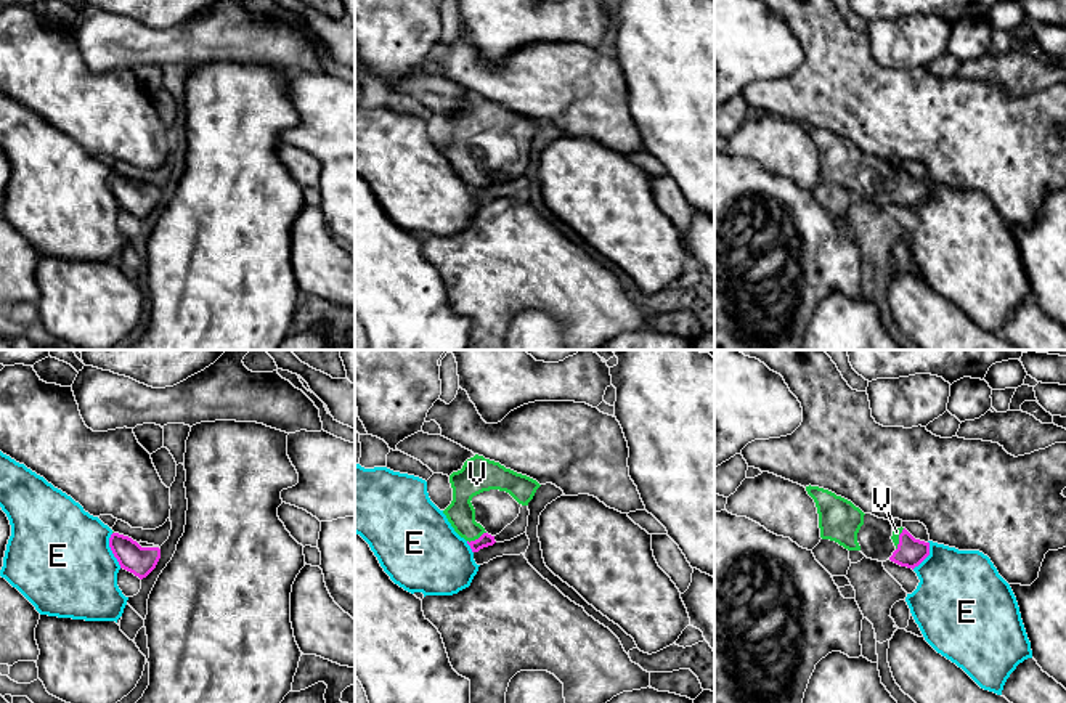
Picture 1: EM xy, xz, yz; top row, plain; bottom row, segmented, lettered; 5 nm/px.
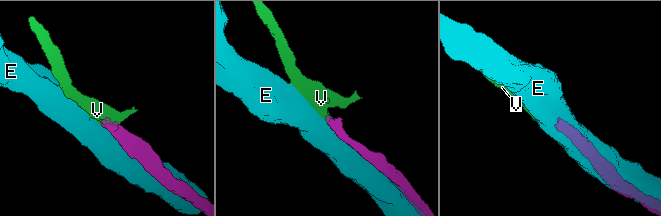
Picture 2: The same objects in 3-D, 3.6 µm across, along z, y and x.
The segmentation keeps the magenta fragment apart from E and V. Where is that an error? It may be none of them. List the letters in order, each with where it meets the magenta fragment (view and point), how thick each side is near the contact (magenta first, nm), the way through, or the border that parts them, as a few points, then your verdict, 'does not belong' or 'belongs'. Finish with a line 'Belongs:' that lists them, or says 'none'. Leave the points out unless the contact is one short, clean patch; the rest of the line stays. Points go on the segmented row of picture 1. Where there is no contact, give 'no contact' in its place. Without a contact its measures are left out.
E: meets magenta in xy at (111, 549); 140 nm thick on the magenta side, 500 nm on the other; does not belong
V: meets magenta in xz at (476, 540); 70 nm thick on the magenta side, 140 nm on the other; runs through xz (485, 540), (476, 540), (461, 514); belongs
Belongs: V

